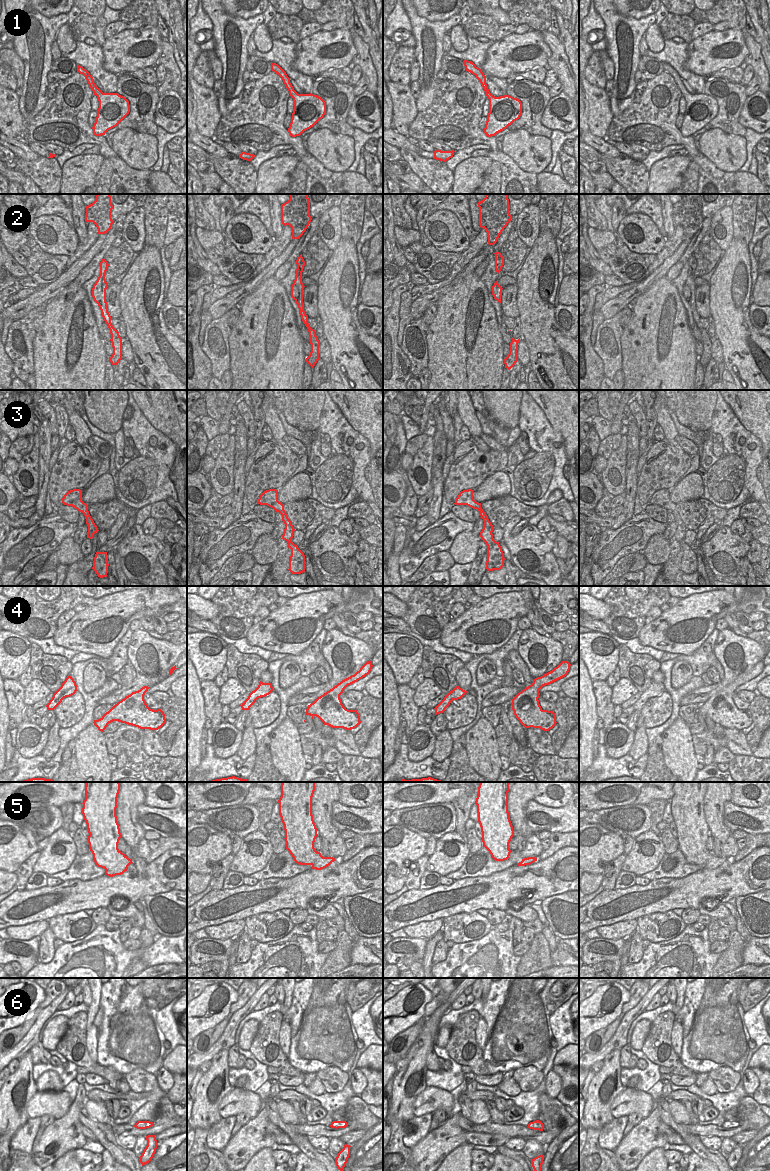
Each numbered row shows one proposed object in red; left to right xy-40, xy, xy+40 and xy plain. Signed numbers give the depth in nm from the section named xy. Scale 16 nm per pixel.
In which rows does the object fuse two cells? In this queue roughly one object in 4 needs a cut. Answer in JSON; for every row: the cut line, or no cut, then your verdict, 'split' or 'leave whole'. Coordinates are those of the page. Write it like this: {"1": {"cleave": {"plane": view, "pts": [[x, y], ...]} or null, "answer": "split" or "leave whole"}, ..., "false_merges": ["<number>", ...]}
{"1": {"cleave": null, "answer": "leave whole"}, "2": {"cleave": null, "answer": "leave whole"}, "3": {"cleave": null, "answer": "leave whole"}, "4": {"cleave": null, "answer": "leave whole"}, "5": {"cleave": null, "answer": "leave whole"}, "6": {"cleave": null, "answer": "leave whole"}, "false_merges": []}

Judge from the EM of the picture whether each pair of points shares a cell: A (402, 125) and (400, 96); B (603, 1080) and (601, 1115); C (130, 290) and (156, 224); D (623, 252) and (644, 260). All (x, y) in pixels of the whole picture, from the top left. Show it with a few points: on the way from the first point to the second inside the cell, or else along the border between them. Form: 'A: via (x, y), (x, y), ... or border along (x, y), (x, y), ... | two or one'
A: via (402, 118), (402, 103) | one
B: via (598, 1089), (598, 1106) | one
C: border along (144, 246), (155, 246), (159, 250) | two
D: via (628, 257), (631, 260), (639, 260) | one

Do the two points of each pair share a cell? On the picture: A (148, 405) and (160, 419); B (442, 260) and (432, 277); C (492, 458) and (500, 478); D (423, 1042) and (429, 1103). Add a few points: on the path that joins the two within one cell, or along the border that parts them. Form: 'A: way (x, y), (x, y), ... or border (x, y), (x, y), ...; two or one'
A: way (151, 408), (159, 416); one
B: way (438, 264), (434, 273); one
C: border (498, 471), (488, 475), (478, 485); two
D: border (427, 1087), (417, 1096), (413, 1106); two

